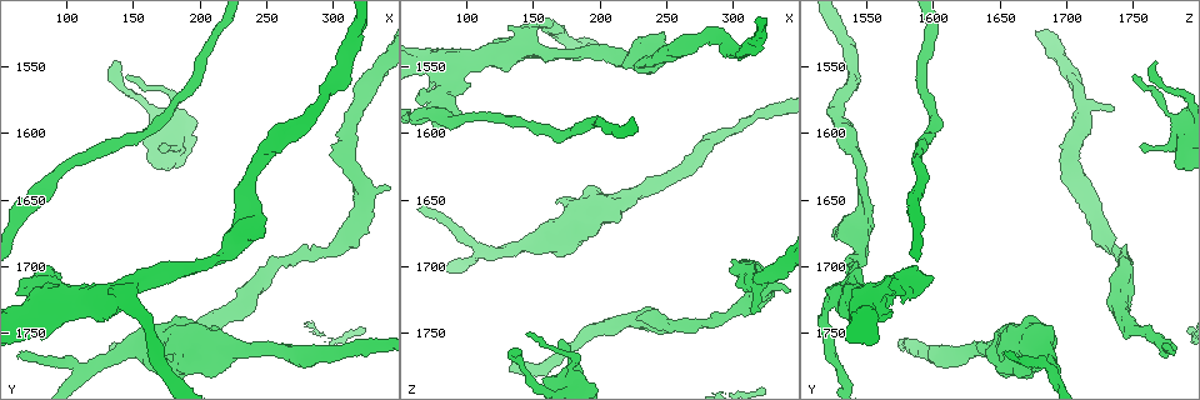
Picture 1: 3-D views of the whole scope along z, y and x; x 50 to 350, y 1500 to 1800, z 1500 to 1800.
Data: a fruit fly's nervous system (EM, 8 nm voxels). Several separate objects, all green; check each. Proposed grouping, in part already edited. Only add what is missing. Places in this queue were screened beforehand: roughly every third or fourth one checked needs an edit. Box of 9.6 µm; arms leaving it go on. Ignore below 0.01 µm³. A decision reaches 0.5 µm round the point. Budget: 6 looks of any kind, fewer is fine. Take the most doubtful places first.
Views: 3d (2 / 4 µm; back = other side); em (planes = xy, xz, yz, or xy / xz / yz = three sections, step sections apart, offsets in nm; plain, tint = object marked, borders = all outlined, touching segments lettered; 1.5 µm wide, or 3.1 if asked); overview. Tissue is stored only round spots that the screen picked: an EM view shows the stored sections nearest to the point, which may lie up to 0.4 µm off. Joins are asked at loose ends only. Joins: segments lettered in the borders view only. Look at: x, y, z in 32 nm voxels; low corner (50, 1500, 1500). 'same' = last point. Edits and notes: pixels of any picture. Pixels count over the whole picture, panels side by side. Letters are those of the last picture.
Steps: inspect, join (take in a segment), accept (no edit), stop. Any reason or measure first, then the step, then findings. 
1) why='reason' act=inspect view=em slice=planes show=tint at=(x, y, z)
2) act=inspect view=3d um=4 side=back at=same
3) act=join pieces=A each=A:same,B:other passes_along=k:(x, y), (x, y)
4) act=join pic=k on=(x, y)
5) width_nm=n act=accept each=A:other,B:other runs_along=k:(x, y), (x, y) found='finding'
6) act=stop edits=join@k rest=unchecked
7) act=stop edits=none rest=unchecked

why='end of a long branch' act=inspect view=3d um=2 at=(130, 1760, 1778)

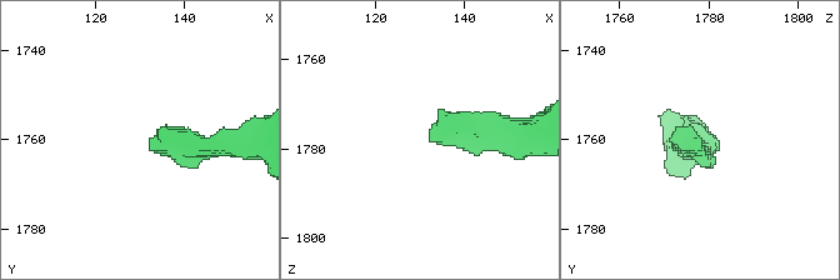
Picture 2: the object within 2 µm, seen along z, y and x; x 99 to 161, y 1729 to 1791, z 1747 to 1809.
why='need the tissue' act=inspect view=em slice=xy step=8 show=borders at=(132, 1762, 1778)

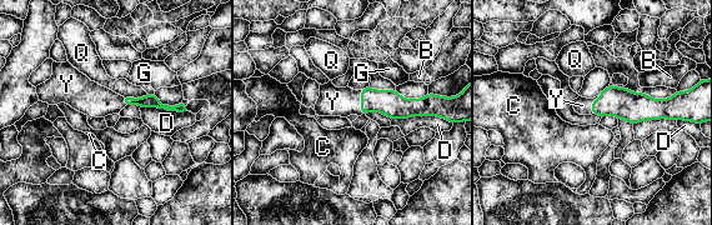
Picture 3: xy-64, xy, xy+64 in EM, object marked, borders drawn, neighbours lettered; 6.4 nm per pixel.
why='another direction' act=inspect view=em slice=planes show=borders at=same

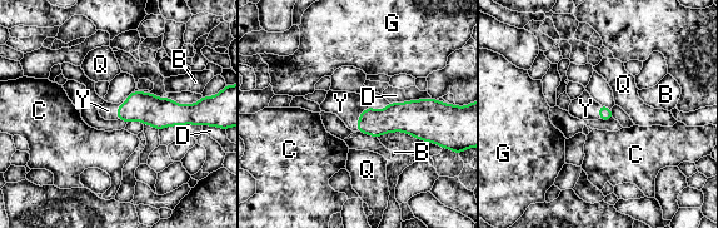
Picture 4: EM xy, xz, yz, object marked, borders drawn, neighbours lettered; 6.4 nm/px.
act=join pic=4 on=(348, 107) each=B:other,C:other,D:other,G:other,Q:other,Y:same passes_along=4:(395, 117), (358, 119), (348, 107) found='the neuron continues'

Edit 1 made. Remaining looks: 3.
why='free end' act=inspect view=3d um=4 at=(248, 1674, 1524)

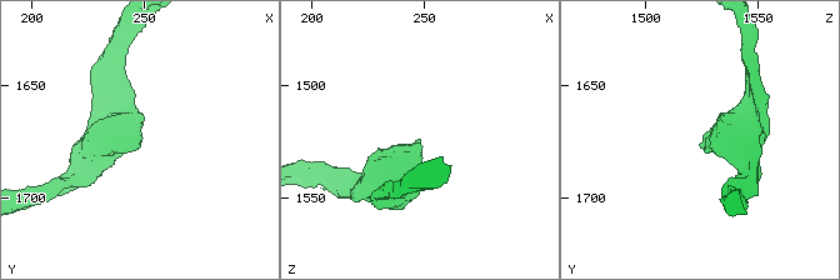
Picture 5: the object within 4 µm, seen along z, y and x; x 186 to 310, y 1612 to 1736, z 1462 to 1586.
act=inspect view=em slice=planes show=borders at=(246, 1676, 1524)

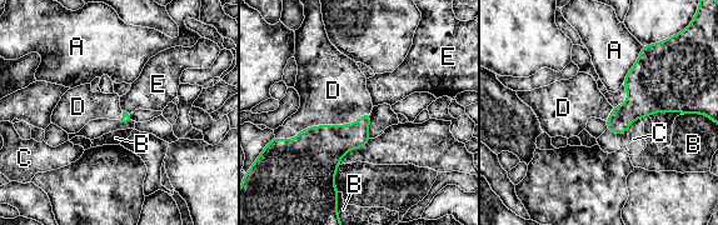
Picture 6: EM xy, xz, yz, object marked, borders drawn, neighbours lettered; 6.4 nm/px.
act=join pic=6 on=(333, 90) each=A:other,B:other,C:other,D:same,E:other passes_along=6:(312, 158), (333, 125), (333, 90) found='it goes on there'

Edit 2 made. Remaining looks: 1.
act=stop edits=join@4,join@6 rest=unchecked

